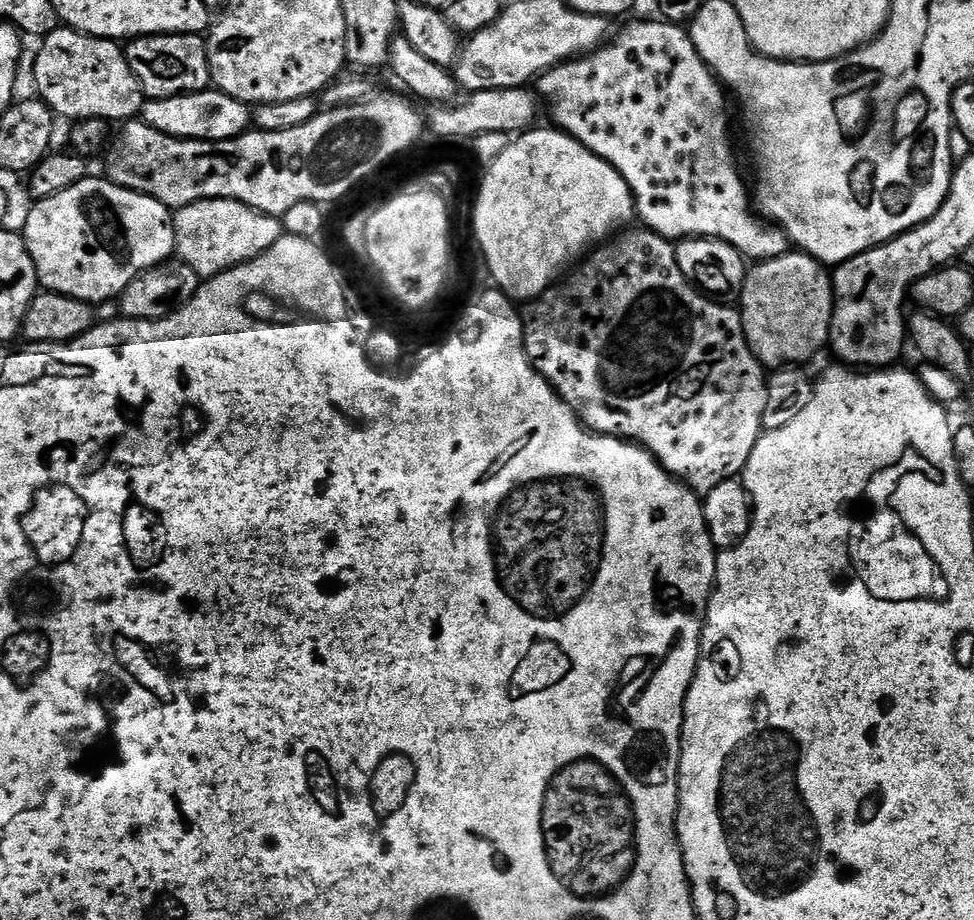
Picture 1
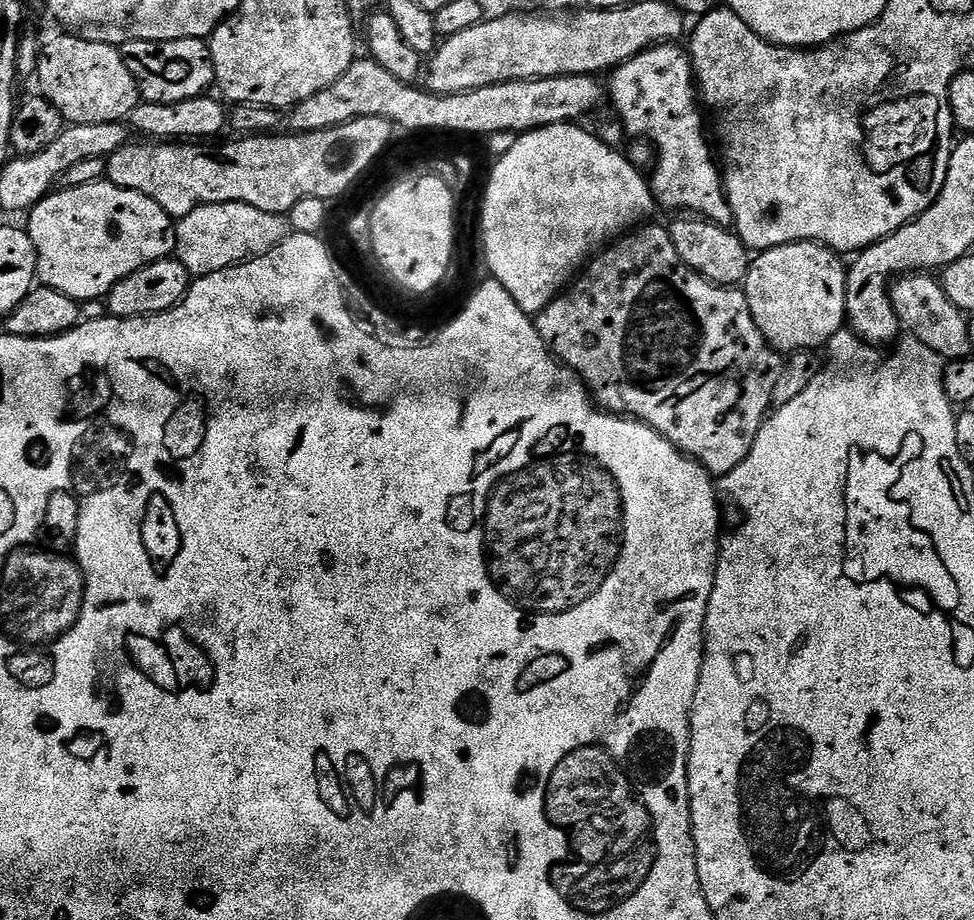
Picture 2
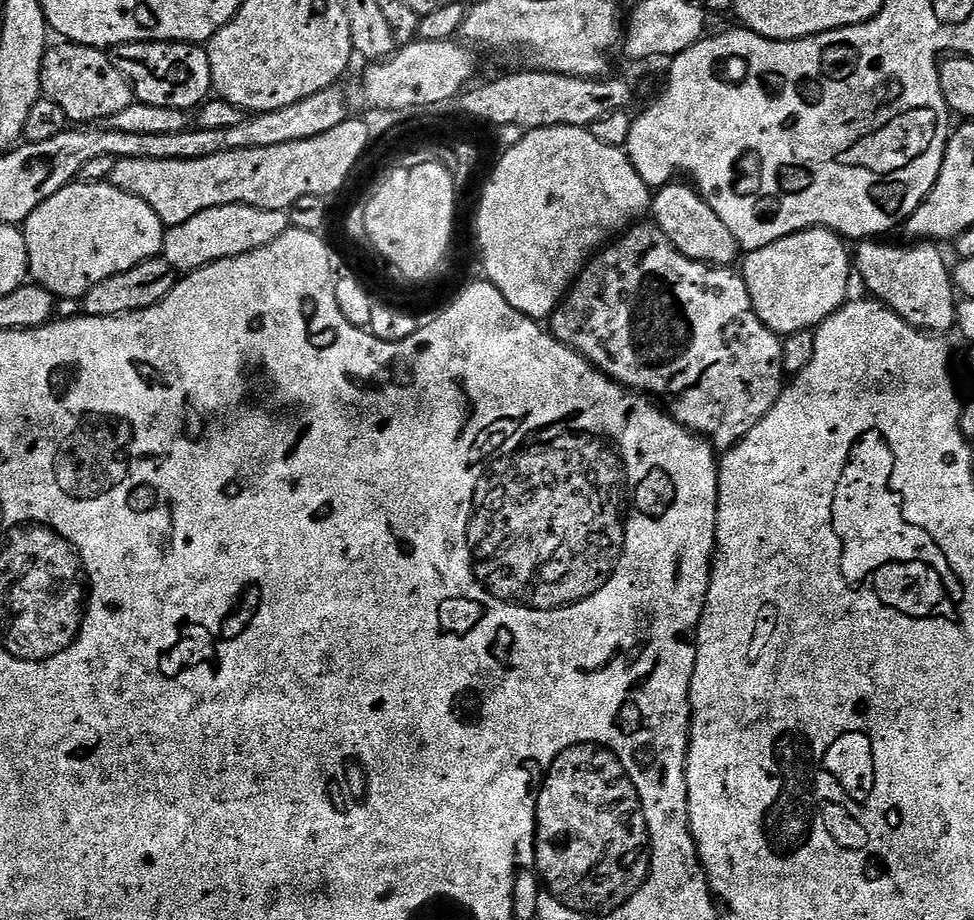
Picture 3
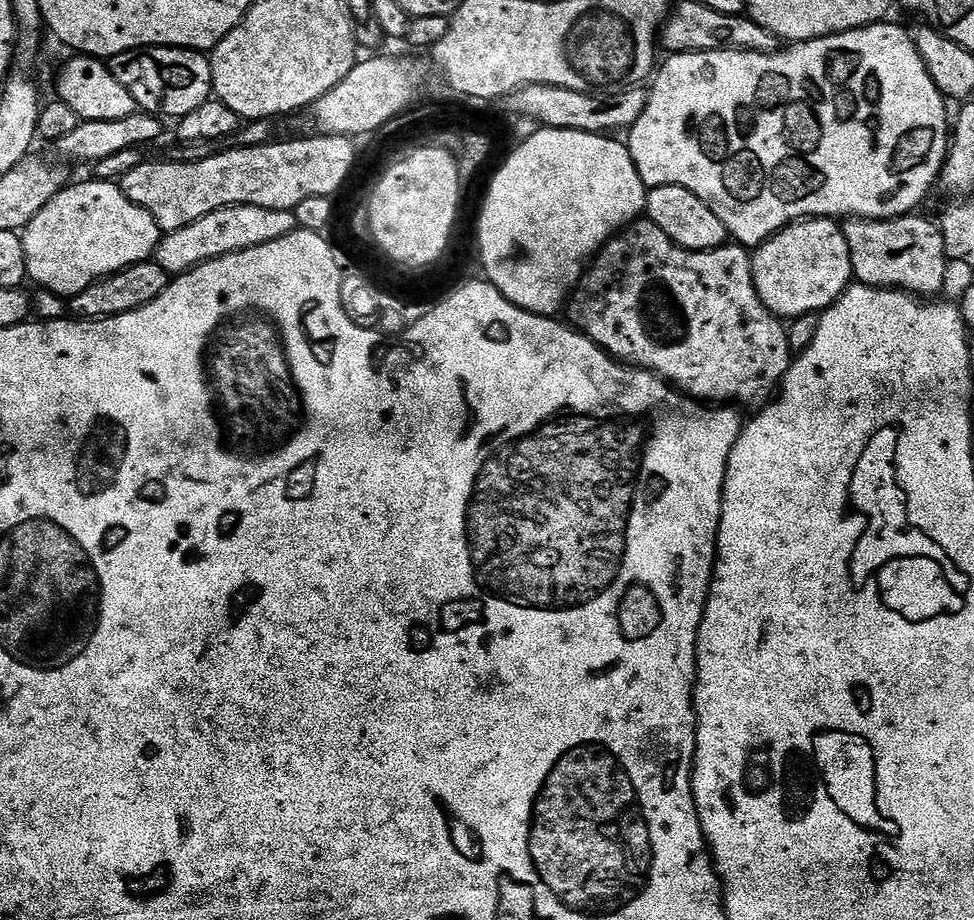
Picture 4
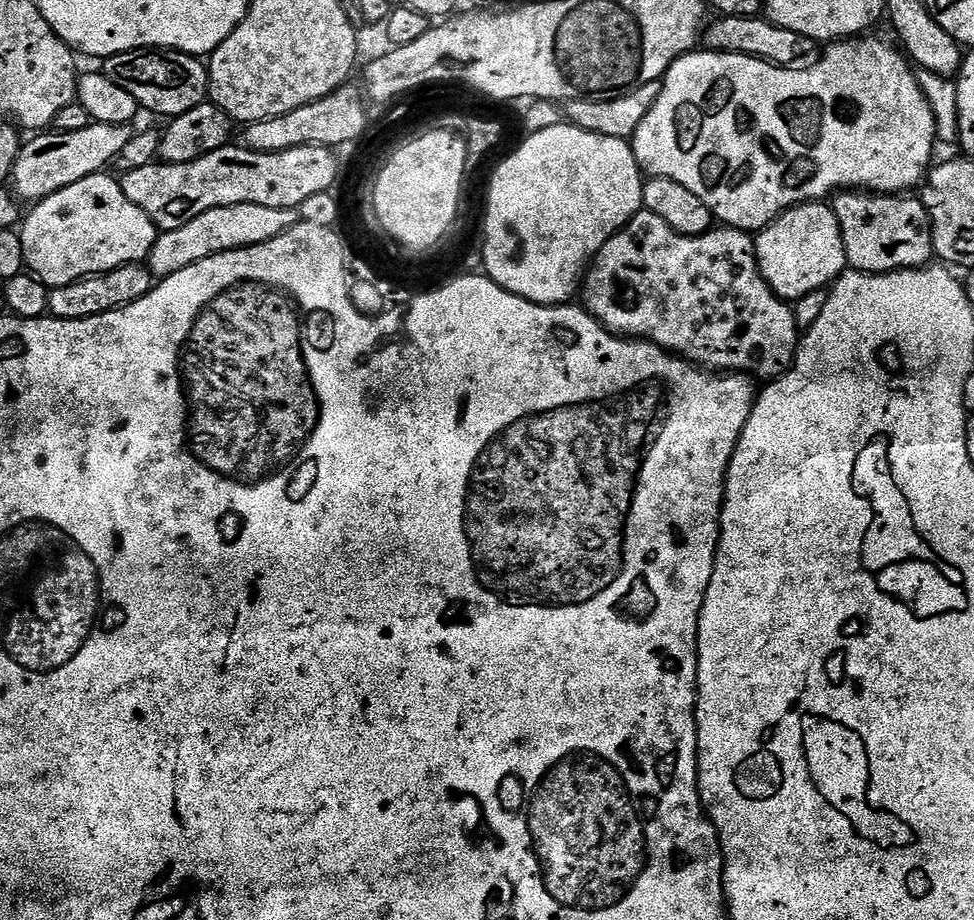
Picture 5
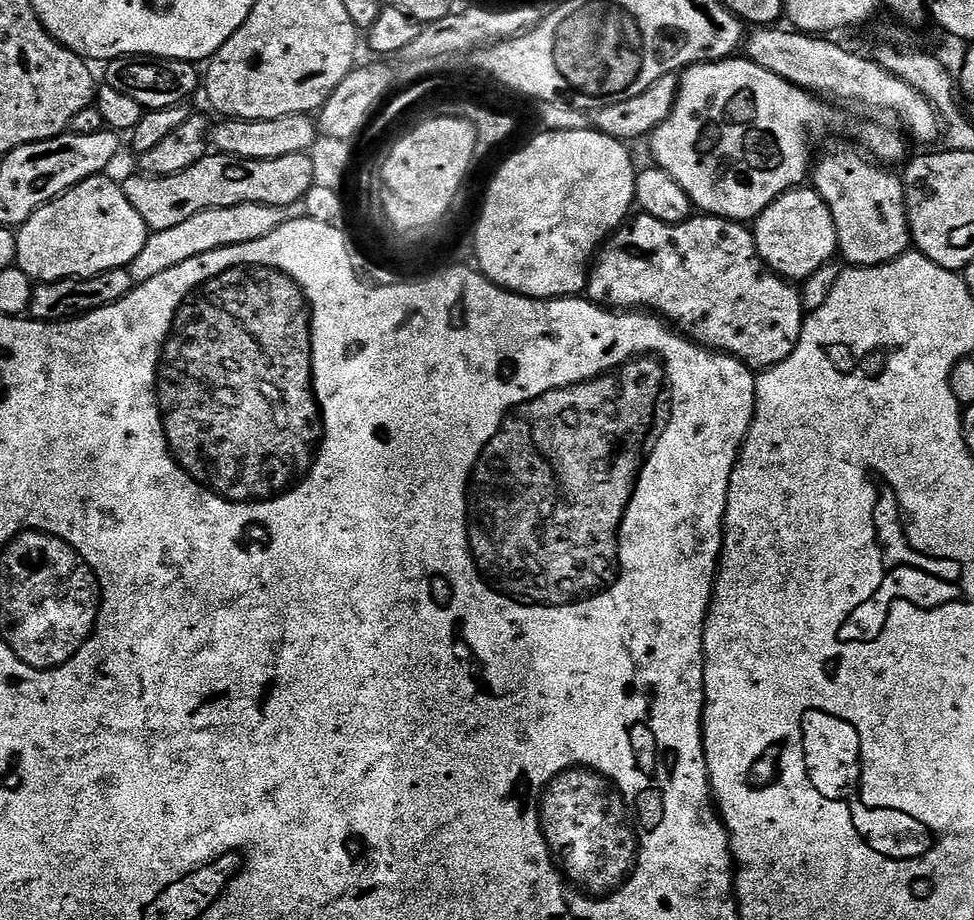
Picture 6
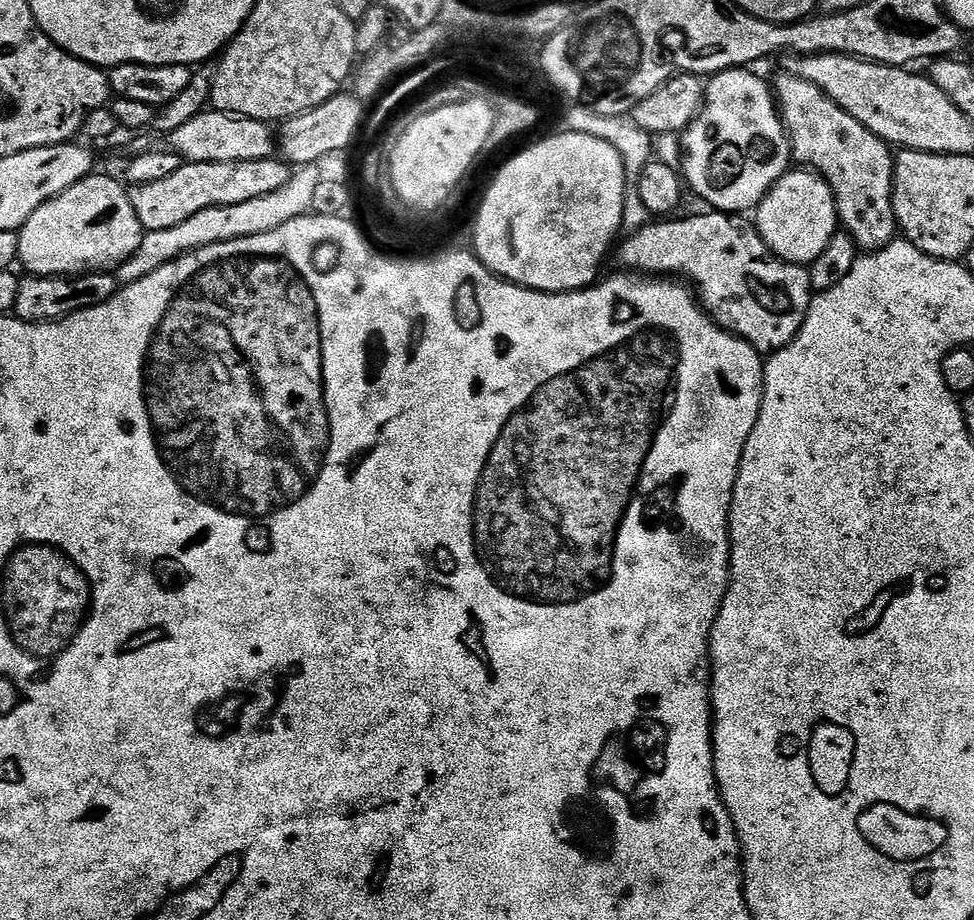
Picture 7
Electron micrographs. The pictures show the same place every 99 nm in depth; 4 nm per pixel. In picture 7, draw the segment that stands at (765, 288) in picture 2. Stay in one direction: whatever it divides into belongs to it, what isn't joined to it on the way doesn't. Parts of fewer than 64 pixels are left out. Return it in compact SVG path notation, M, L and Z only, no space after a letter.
M790 170L764 195L755 209L754 223L775 256L788 264L811 266L818 254L830 246L830 238L838 231L834 194L828 183L815 172Z

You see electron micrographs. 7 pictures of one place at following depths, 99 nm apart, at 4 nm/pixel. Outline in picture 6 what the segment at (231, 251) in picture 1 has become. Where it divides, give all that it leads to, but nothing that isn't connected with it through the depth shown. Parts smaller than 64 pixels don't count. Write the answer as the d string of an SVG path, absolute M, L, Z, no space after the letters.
M303 203L292 204L288 208L265 204L239 204L202 210L194 214L194 218L186 218L186 222L170 226L170 230L152 232L146 246L142 246L142 251L138 253L138 258L134 258L134 262L128 265L128 273L133 285L150 282L150 278L158 278L158 274L163 274L165 270L174 270L174 266L182 266L182 262L190 262L190 258L198 254L210 254L210 250L261 240L281 228L287 220L299 220L303 216Z

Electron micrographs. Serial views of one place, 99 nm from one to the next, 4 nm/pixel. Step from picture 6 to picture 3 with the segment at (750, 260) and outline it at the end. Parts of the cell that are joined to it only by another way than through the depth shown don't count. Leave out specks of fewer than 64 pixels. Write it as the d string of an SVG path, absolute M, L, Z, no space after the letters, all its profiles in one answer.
M640 222L629 227L619 239L609 243L603 251L593 255L592 259L585 264L583 272L576 277L576 283L572 285L568 295L560 301L560 307L552 313L550 331L557 340L571 346L575 352L586 357L595 368L599 368L617 384L623 384L625 388L647 394L652 398L665 396L672 403L670 415L673 420L678 421L683 428L688 428L703 436L713 449L719 450L721 453L728 452L741 440L744 440L746 434L750 434L750 430L754 430L754 426L758 426L758 422L762 422L762 418L766 418L766 414L770 414L770 410L784 393L786 373L782 358L784 346L781 337L771 332L752 311L750 294L746 290L746 282L739 271L733 270L731 267L716 268L712 264L703 264L686 258L672 245L670 238L666 238L666 234L662 234L662 230L656 227L655 223L644 223Z

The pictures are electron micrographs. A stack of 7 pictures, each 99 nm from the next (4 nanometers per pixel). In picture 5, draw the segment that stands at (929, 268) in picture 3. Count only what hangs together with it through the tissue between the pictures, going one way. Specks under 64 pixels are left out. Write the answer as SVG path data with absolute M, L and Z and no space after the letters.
M844 190L839 194L833 195L830 200L832 213L838 218L838 226L842 230L842 242L846 246L846 258L848 259L848 268L857 272L871 272L879 274L881 272L901 272L904 268L923 268L929 263L928 259L933 259L932 250L932 223L928 217L928 212L924 209L923 199L916 198L908 194L865 194L860 190Z

